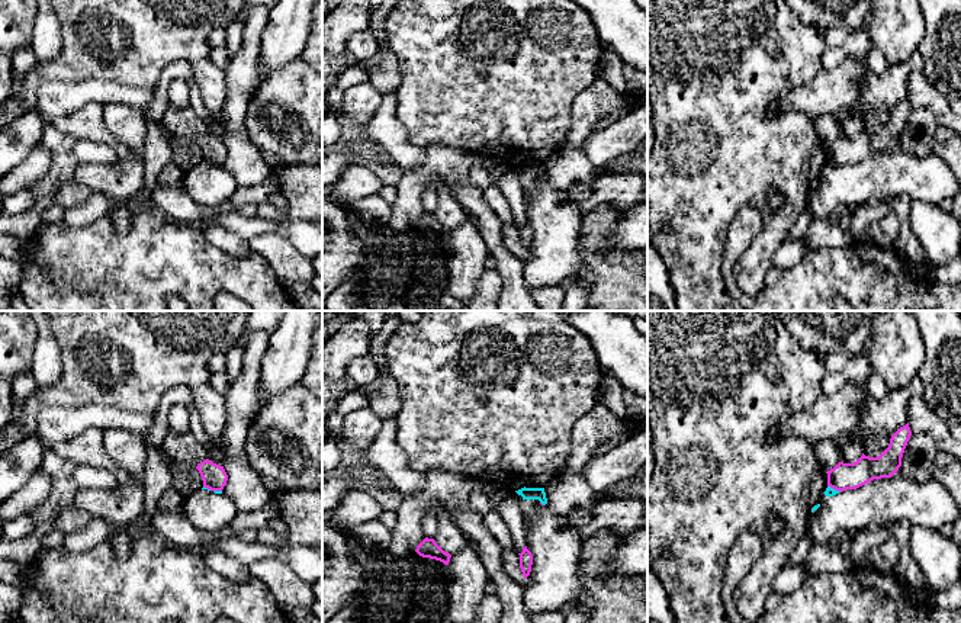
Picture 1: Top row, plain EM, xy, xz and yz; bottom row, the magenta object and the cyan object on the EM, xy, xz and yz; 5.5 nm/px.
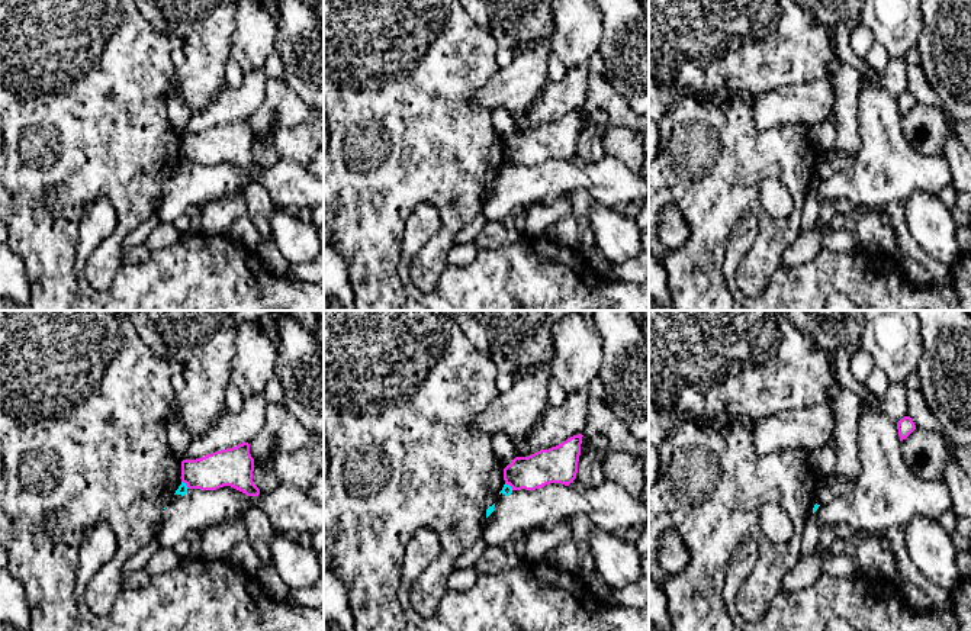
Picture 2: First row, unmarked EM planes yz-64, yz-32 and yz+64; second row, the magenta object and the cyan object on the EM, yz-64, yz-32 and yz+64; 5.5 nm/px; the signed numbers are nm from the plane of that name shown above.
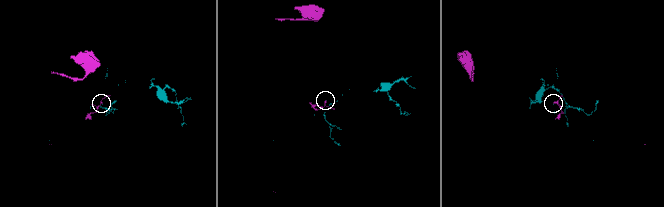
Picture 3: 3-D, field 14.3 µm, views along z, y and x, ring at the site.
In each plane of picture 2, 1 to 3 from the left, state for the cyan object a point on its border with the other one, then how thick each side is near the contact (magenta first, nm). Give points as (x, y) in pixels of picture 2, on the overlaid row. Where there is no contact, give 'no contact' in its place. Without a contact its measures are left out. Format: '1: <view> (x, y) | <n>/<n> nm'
1: yz-64 (186, 483) | 200/50 nm
2: yz-32 (510, 485) | 190/60 nm
3: no contact

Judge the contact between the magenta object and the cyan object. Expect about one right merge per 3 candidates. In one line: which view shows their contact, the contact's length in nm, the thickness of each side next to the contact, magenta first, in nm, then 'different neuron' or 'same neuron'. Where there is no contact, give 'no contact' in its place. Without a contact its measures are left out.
yz | 90 nm | 150/50 nm | different neuron

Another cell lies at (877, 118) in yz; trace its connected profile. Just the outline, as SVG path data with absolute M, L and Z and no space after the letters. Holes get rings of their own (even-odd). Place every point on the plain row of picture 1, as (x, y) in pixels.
M884 107L872 109L864 119L862 128L870 132L878 132L890 119L890 110Z

